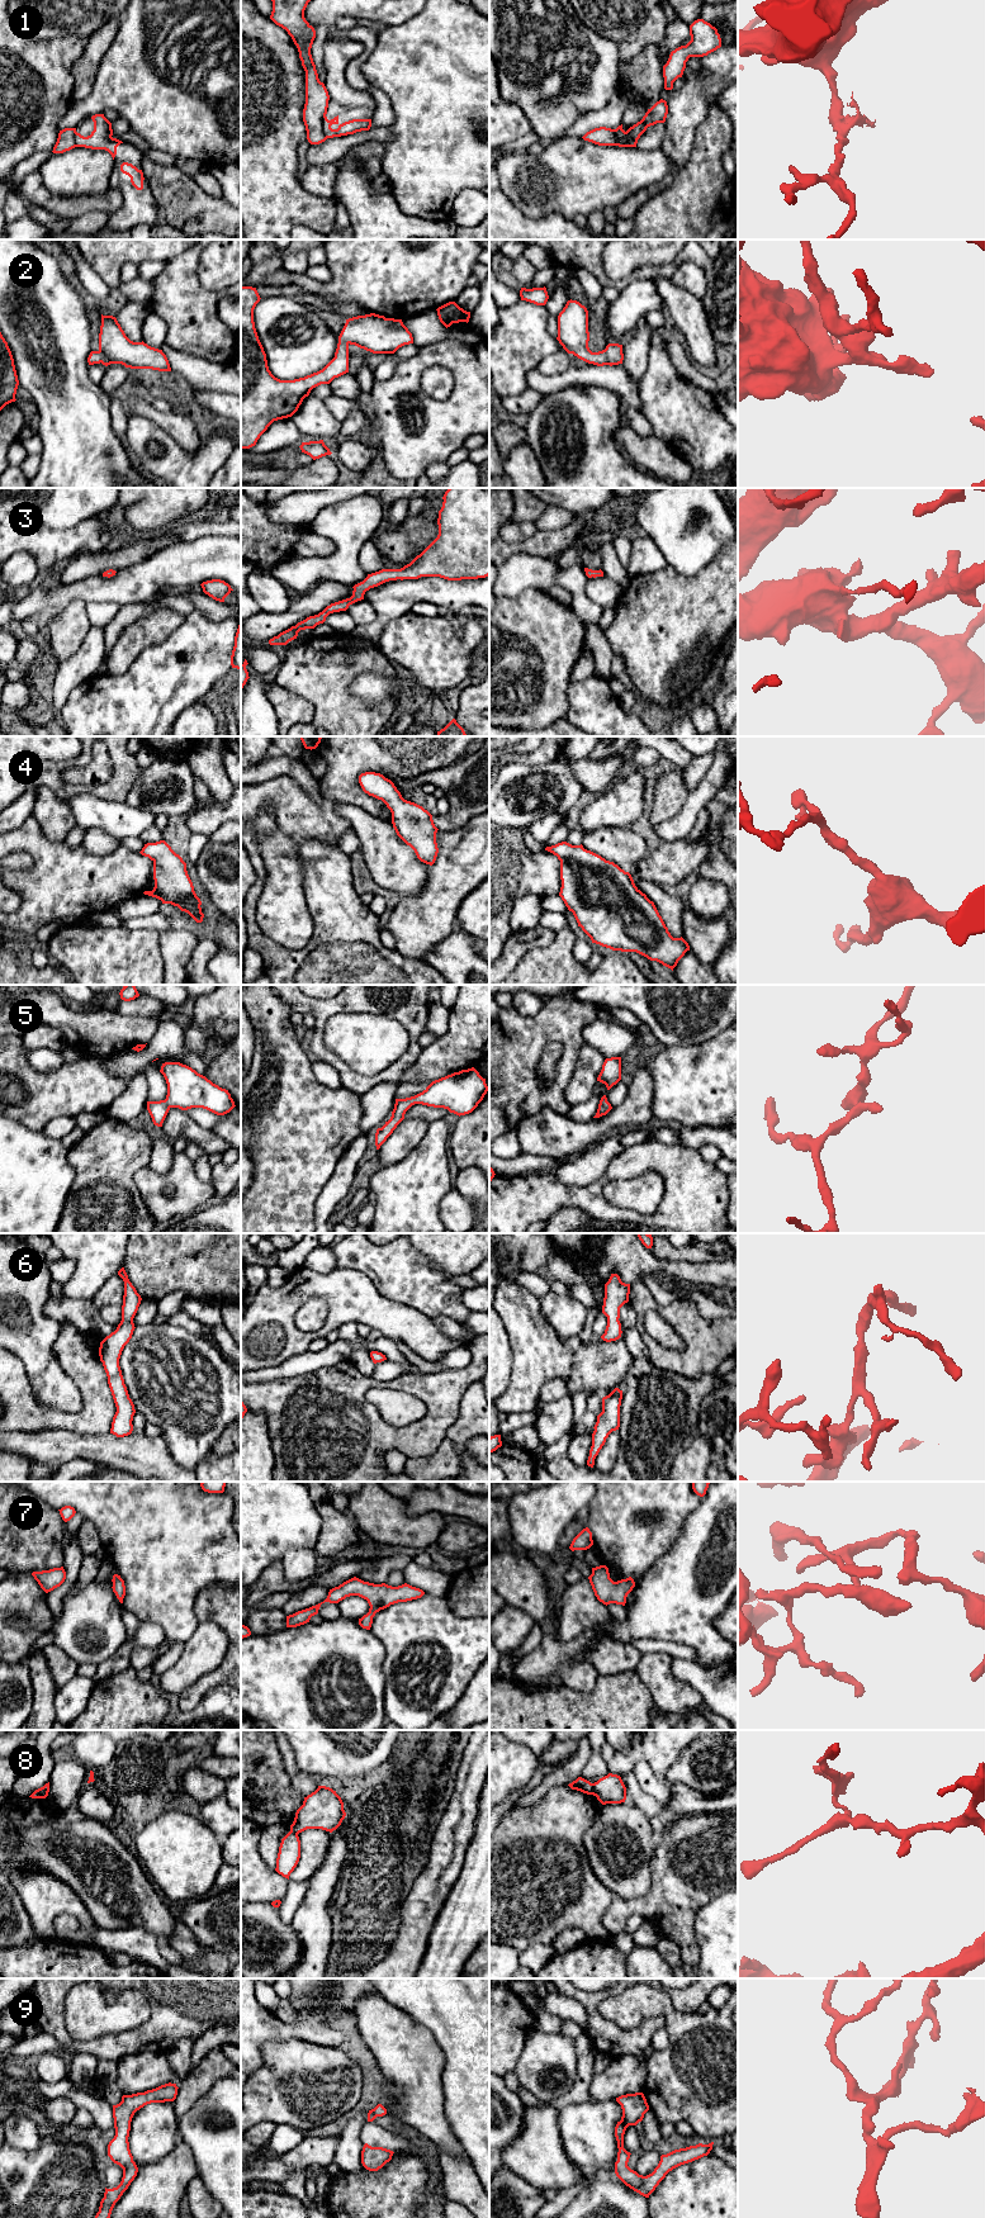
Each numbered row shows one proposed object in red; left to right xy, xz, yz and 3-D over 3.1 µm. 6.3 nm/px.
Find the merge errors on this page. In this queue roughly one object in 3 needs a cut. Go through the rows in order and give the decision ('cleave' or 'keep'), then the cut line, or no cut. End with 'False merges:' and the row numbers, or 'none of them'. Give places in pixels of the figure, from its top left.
1: cleave | xz (325, 115), (322, 132), (326, 138)
2: keep | no cut
3: keep | no cut
4: keep | no cut
5: keep | no cut
6: keep | no cut
7: keep | no cut
8: cleave | yz (593, 1783), (591, 1794)
9: keep | no cut
False merges: 1, 8

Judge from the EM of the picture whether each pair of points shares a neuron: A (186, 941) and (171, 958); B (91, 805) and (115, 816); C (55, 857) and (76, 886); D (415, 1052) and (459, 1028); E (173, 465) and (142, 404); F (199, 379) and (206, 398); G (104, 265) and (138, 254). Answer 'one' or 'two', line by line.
A: one
B: one
C: one
D: two
E: two
F: two
G: one

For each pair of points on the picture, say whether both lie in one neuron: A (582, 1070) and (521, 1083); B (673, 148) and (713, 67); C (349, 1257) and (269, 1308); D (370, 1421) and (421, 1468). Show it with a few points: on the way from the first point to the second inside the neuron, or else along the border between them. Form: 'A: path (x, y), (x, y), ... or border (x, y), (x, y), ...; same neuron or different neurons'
A: border (585, 1043), (566, 1088), (566, 1100); different neurons
B: path (681, 128), (687, 108), (702, 88); same neuron
C: border (339, 1266), (355, 1269), (366, 1276); different neurons
D: border (437, 1446), (426, 1456), (408, 1459); different neurons

